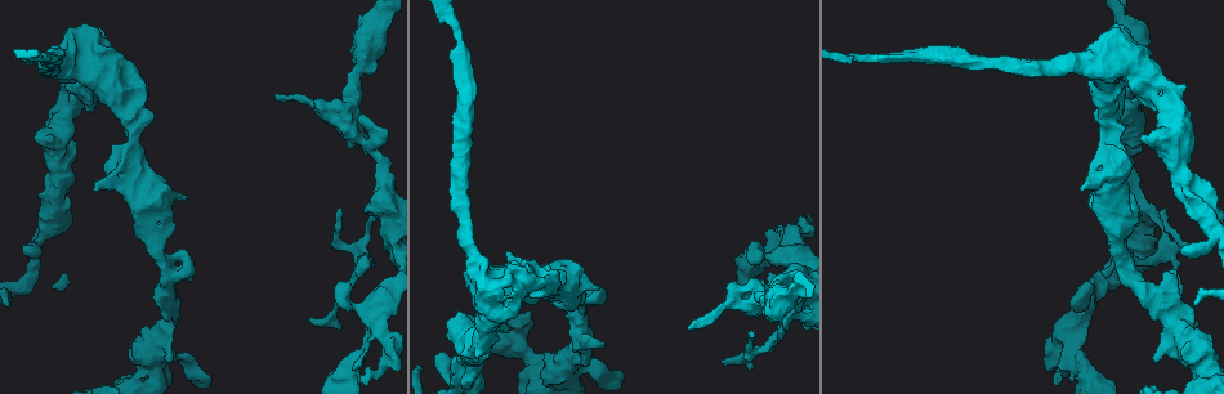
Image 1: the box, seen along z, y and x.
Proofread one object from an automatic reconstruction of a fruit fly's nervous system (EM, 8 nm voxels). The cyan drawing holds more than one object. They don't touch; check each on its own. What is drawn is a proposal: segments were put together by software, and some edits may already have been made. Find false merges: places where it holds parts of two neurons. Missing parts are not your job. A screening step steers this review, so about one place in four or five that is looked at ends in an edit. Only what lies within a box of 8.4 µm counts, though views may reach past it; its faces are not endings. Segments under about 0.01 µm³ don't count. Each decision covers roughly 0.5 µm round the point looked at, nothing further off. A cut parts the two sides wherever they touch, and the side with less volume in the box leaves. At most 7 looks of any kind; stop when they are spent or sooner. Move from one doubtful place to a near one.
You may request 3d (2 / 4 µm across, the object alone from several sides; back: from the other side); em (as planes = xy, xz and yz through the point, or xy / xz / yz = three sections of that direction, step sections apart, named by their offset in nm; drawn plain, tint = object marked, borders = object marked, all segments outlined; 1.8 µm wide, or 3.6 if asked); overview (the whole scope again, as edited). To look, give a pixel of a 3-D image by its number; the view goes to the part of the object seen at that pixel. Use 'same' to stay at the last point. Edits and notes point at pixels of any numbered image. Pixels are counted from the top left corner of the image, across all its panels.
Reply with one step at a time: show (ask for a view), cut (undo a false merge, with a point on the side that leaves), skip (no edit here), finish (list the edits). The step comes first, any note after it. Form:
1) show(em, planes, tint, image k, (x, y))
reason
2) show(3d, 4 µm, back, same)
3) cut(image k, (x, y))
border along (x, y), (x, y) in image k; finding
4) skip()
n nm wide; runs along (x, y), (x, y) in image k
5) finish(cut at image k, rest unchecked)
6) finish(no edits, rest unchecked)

show(em, 3.6 µm, planes, plain, image 1, (576, 372))

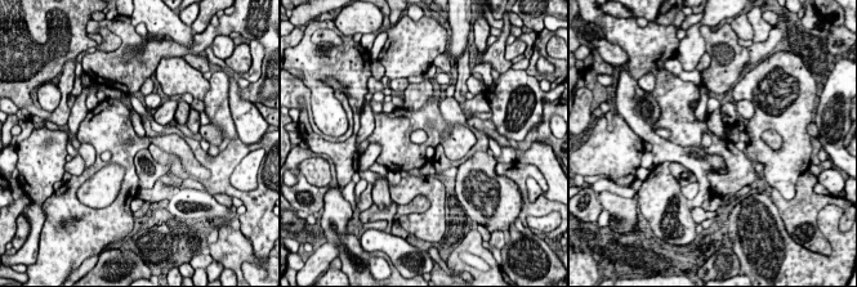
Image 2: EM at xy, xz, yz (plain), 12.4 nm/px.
show(em, 3.6 µm, planes, tint, same)
with the object marked

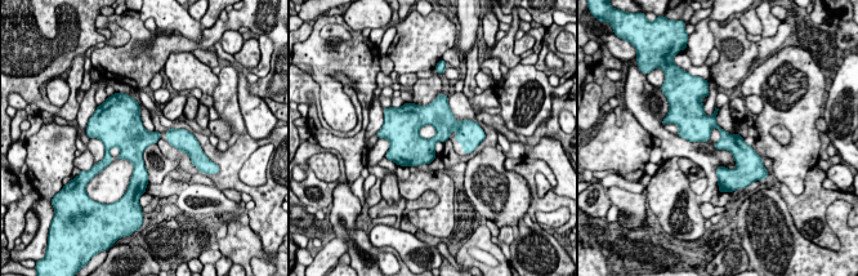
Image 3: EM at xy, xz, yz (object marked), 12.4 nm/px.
skip()
all the same neuron

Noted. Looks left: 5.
show(3d, 4 µm, image 1, (791, 317))
sharp bend

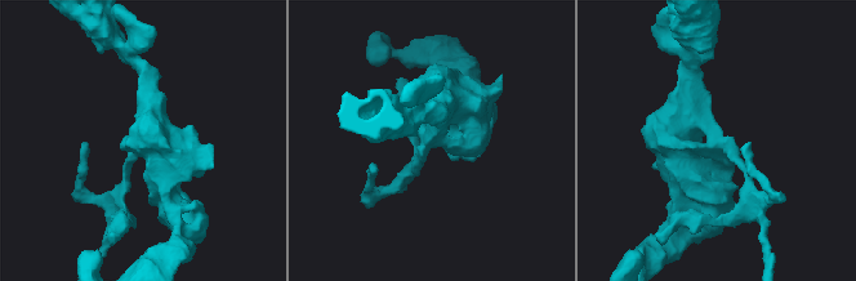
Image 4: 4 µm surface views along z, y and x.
show(em, xy, step 4, tint, image 4, (427, 140))
shape alone is not enough

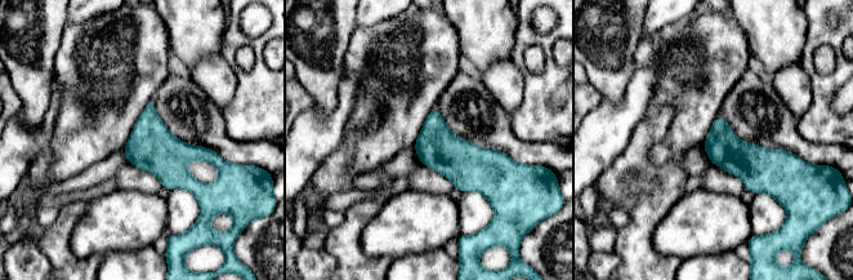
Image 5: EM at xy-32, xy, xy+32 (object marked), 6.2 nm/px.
show(em, planes, borders, same)

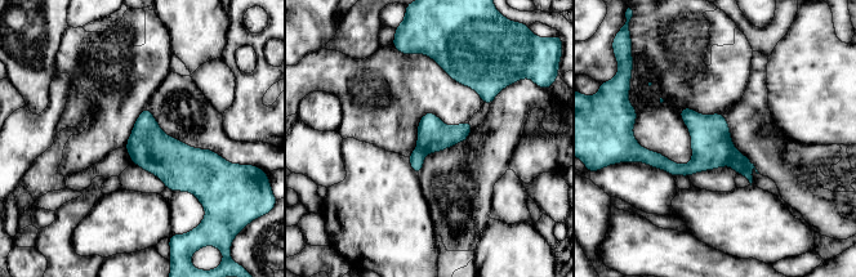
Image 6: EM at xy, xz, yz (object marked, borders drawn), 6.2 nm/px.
cut(image 6, (738, 161))
200 nm wide; two neurons meet here

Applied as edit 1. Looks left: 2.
show(em, planes, tint, image 1, (717, 311))
thick turns thin

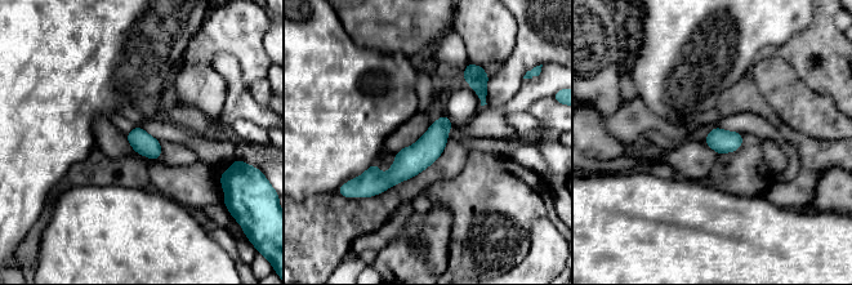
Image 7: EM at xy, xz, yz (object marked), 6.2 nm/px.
skip()
runs along (444, 119), (393, 177), (362, 181) in image 7; one neuron here

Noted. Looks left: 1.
finish(cut at image 6, rest unchecked)

